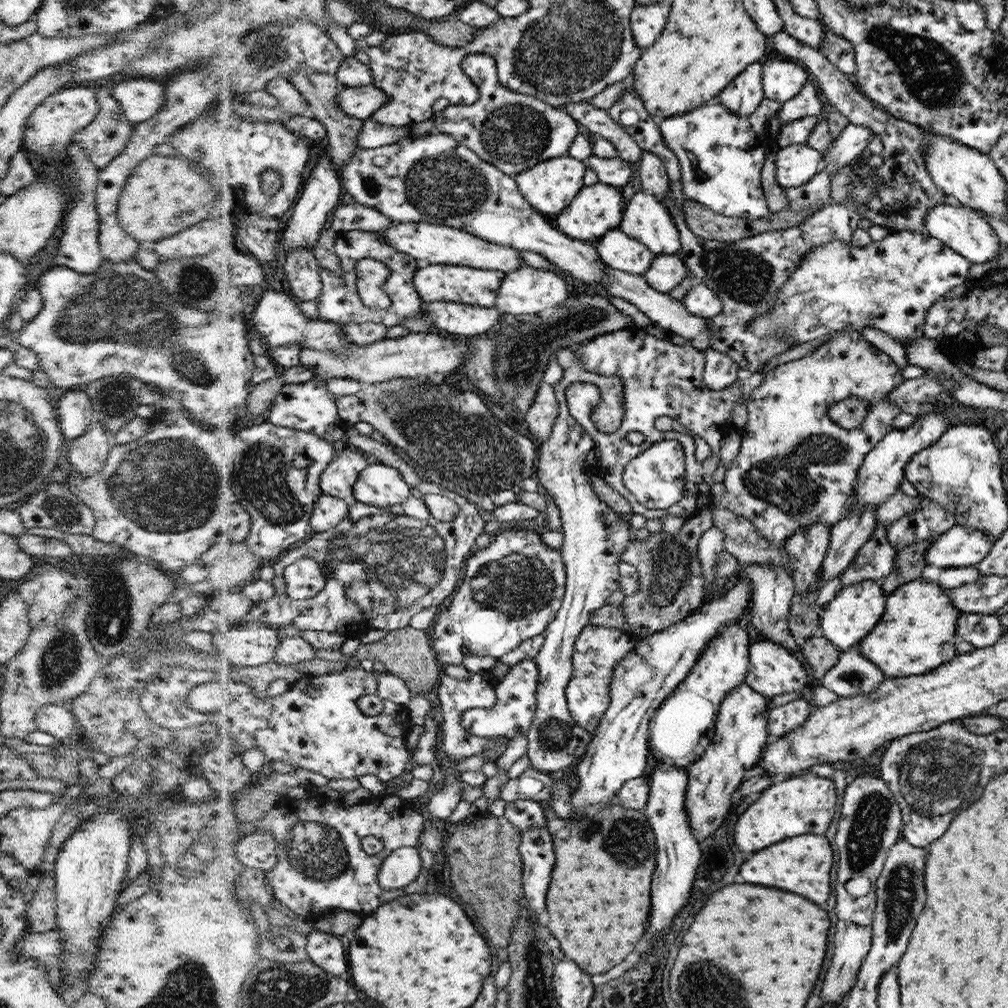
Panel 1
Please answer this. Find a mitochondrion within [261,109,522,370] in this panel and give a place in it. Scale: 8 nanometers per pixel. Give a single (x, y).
(446, 185)

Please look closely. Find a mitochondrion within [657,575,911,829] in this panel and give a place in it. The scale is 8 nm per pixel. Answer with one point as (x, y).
(857, 678)

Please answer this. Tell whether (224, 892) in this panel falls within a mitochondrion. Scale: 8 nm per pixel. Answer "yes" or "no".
no

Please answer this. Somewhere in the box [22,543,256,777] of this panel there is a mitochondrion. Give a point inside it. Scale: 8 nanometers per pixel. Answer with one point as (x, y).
(111, 618)

